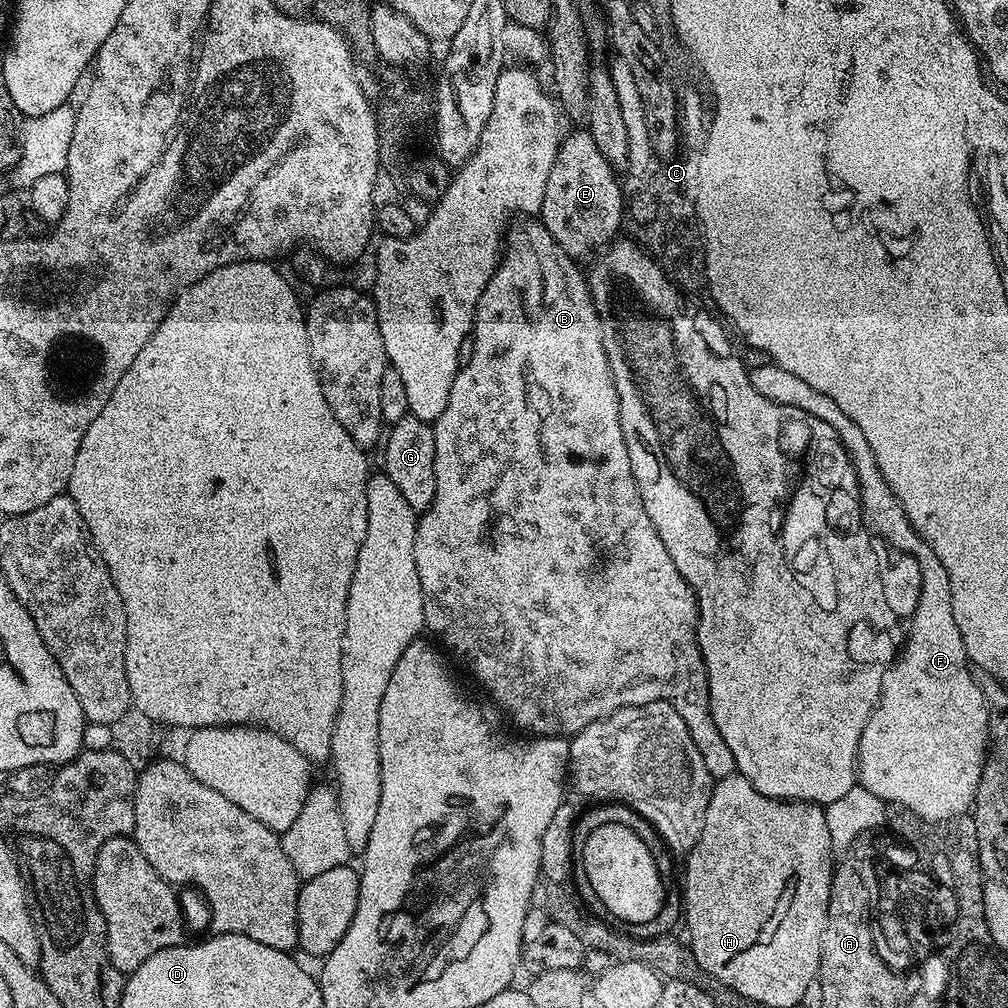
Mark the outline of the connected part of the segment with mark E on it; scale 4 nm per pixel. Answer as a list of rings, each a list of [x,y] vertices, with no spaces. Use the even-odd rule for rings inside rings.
[[[588,130],[572,132],[569,136],[567,133],[561,139],[554,166],[550,166],[550,178],[546,178],[546,194],[538,219],[554,234],[558,246],[577,262],[583,261],[583,256],[599,253],[617,239],[616,231],[626,220],[626,192],[616,175],[617,169],[603,156]]]

